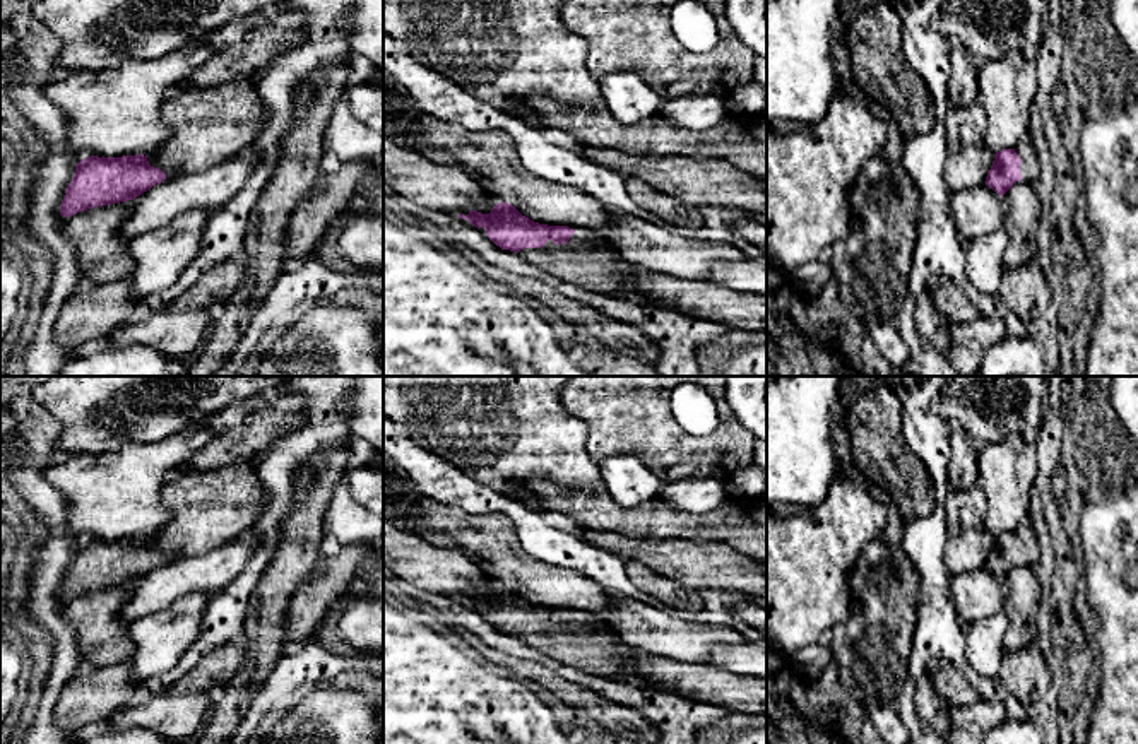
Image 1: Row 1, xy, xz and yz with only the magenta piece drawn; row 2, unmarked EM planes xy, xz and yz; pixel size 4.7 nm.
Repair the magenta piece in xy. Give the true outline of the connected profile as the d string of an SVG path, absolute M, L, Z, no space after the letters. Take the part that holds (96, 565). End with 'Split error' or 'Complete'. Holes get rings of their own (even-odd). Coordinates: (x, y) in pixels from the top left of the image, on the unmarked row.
M89 539L75 547L72 564L65 571L60 599L133 583L166 558L151 549L147 539L98 540Z. Complete

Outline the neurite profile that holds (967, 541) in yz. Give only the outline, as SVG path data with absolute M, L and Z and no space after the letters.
M979 486L970 491L950 491L945 503L946 546L943 564L948 575L982 568L994 537L984 527L987 501Z

